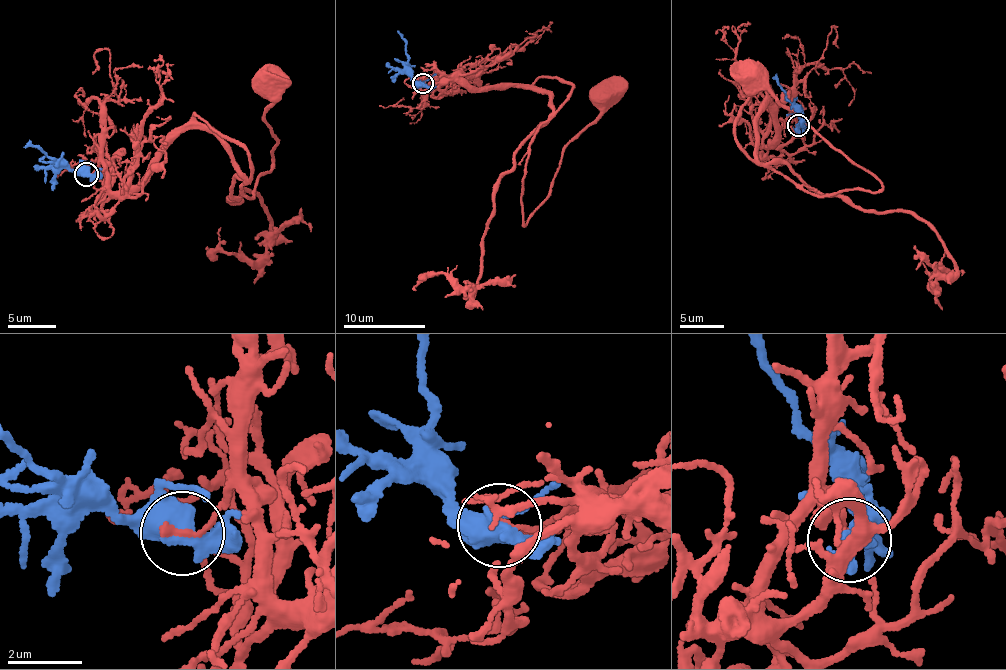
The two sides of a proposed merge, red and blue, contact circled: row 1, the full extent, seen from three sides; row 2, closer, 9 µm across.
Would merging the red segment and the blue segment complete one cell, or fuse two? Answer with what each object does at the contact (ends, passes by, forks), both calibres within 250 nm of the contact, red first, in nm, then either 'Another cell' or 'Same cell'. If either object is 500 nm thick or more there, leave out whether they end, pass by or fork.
Thickness 160 nm (red) against 500 nm. Another cell

